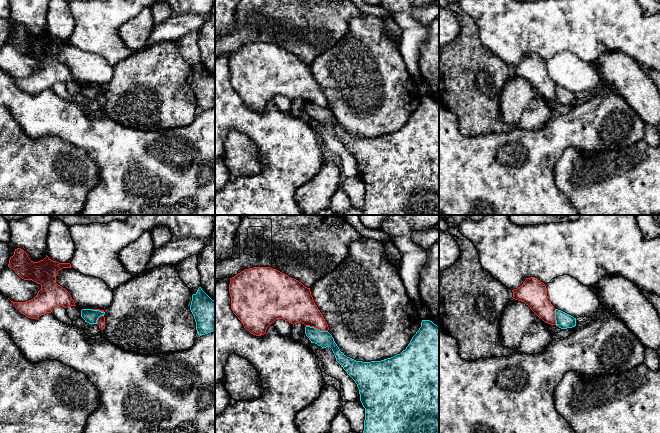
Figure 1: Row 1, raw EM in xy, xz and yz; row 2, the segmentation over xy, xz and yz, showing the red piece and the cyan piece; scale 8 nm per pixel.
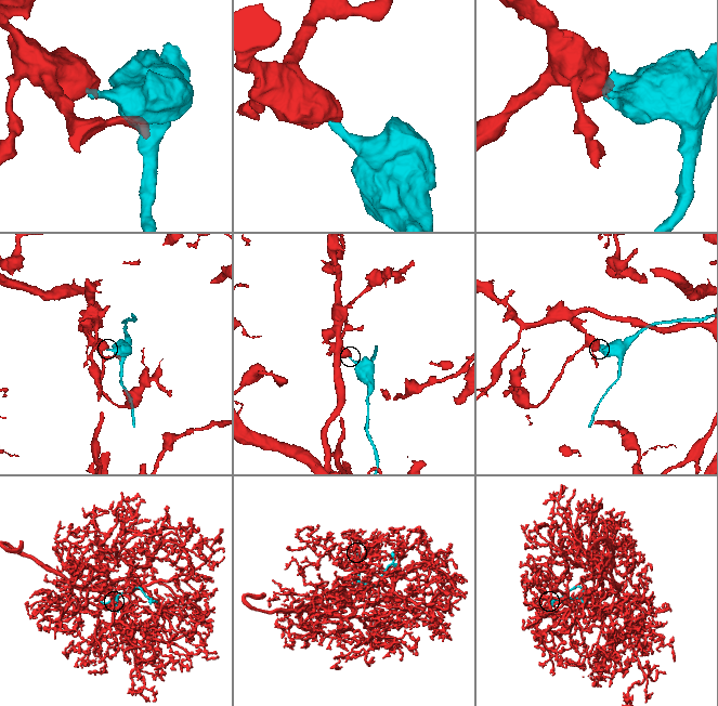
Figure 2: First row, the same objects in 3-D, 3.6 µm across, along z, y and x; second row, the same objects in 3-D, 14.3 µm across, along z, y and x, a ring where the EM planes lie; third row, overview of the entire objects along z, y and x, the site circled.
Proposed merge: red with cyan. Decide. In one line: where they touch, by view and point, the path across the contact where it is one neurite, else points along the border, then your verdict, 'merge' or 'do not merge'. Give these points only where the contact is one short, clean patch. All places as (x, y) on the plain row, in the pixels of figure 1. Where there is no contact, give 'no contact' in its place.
meets red in xz at (317, 104); border along xz (306, 101), (327, 107); do not merge

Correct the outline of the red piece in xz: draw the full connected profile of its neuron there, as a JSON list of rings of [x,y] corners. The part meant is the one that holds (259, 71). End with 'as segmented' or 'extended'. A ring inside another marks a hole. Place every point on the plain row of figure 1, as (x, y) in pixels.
[[[253,43],[241,47],[230,54],[229,69],[233,89],[253,111],[264,111],[267,103],[276,95],[283,95],[293,101],[301,98],[320,107],[329,106],[327,98],[313,76],[310,64],[271,43]]] | as segmented

